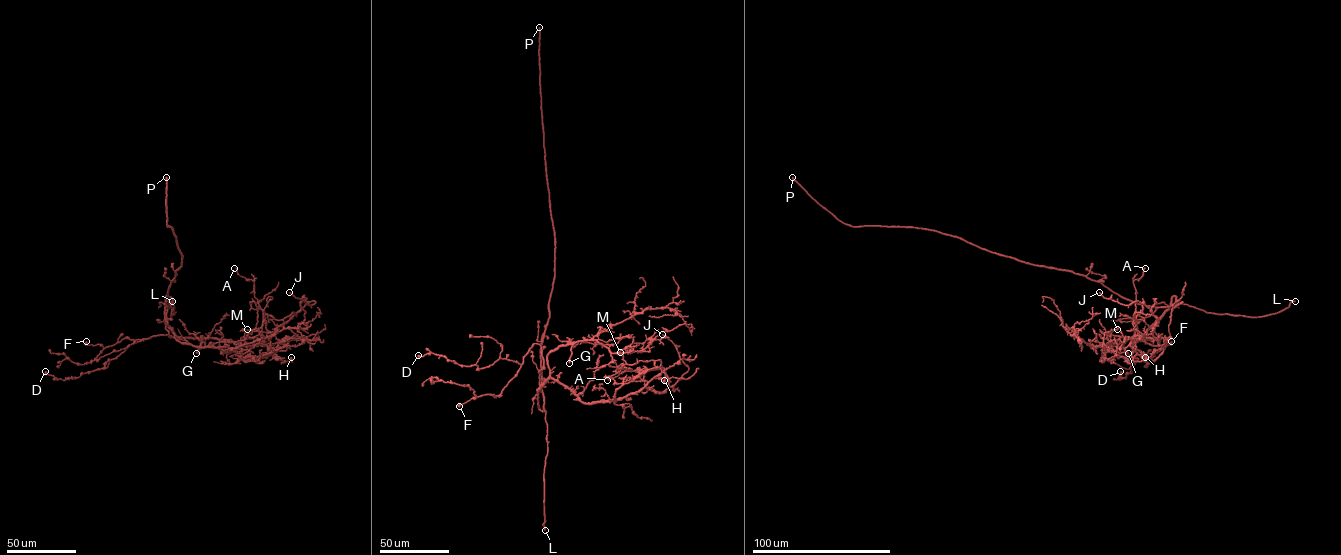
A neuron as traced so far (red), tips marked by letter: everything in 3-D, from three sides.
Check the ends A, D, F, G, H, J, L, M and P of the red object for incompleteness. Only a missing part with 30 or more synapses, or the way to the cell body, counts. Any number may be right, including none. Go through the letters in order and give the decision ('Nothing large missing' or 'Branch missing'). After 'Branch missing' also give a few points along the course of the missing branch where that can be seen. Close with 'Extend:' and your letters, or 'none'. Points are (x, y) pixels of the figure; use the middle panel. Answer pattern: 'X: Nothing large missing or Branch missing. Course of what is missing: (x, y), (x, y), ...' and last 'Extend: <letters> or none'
A: Nothing large missing
D: Nothing large missing
F: Nothing large missing
G: Branch missing. Course of what is missing: (569, 363), (565, 385)
H: Nothing large missing
J: Nothing large missing
L: Branch missing
M: Nothing large missing
P: Branch missing
Extend: G, L, P

